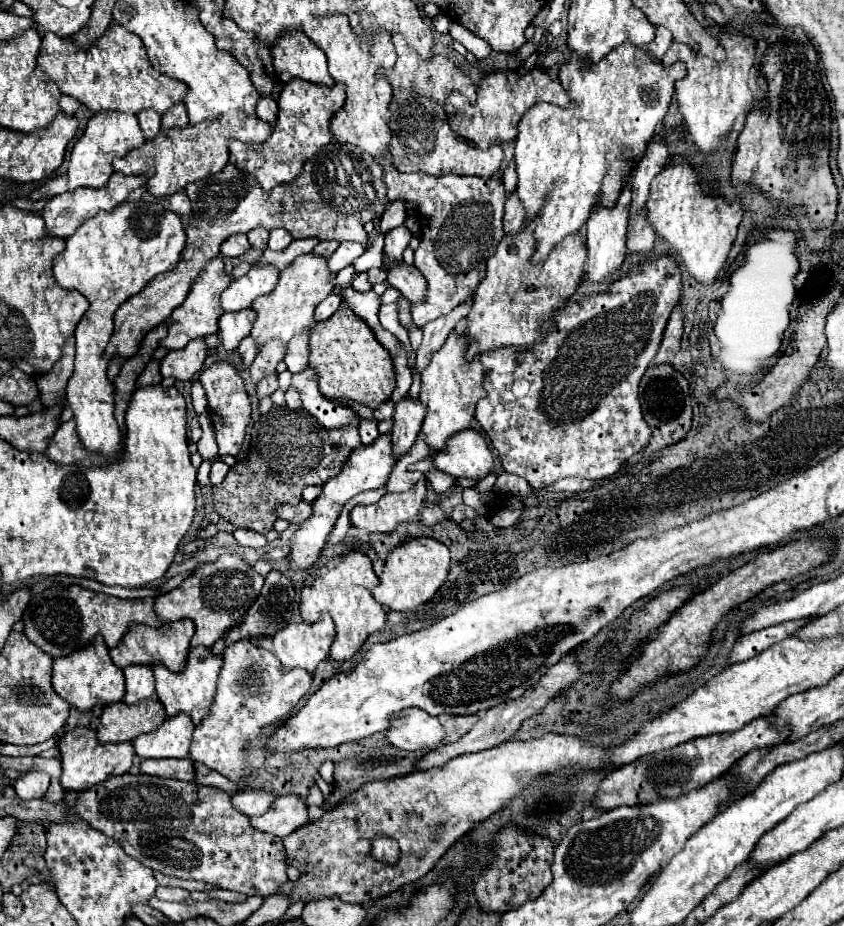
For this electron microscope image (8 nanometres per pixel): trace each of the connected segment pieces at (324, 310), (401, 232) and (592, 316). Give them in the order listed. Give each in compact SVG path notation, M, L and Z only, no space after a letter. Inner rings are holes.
M331 292L331 294L329 294L323 302L319 302L319 306L315 308L315 320L321 322L321 320L331 318L331 316L337 312L339 304L341 304L341 296L339 296L337 292Z
M403 226L387 232L387 236L385 236L385 248L383 248L385 256L391 258L391 260L395 260L395 262L403 262L403 250L407 248L409 240L411 240L411 234Z
M665 256L659 258L659 260L649 260L649 262L643 262L641 266L635 266L627 276L615 280L607 292L589 294L581 302L569 302L563 308L559 308L557 314L555 314L557 324L551 330L551 334L545 336L543 344L533 346L523 354L519 354L515 348L505 348L505 350L499 348L495 352L485 352L483 356L479 356L479 360L485 368L485 384L483 386L487 388L487 398L477 402L475 418L479 420L481 428L491 438L491 444L499 452L499 458L501 458L501 464L503 464L505 472L511 472L511 474L517 474L517 476L525 478L533 488L543 488L547 484L553 484L559 478L569 478L569 476L601 480L601 478L607 478L607 476L613 476L615 472L619 472L619 468L633 454L647 448L647 444L651 440L651 430L649 430L649 426L647 426L647 422L643 420L643 414L641 414L641 404L639 404L639 398L637 398L637 386L639 386L639 380L645 374L645 370L653 364L653 358L657 354L663 330L665 330L667 320L669 320L669 314L679 302L679 292L681 292L681 272L679 272L677 264L671 258L665 258Z

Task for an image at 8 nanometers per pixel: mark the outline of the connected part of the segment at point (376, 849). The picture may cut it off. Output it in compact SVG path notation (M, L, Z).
M379 834L379 838L375 838L375 842L371 842L371 854L373 858L385 862L385 864L395 864L399 860L399 844L395 842L395 838L387 838L383 834Z

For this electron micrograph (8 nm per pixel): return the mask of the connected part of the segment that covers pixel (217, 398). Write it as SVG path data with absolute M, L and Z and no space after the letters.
M217 362L199 374L199 382L203 384L207 400L209 400L209 414L213 420L215 434L217 434L219 454L237 456L241 446L243 446L245 428L247 428L249 416L251 416L251 402L249 402L249 396L245 392L241 376L227 362Z

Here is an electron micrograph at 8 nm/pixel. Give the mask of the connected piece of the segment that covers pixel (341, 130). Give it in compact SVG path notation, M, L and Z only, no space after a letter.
M325 16L325 18L309 18L303 22L303 32L325 52L329 62L329 74L335 82L347 86L345 106L331 120L331 132L341 142L349 142L351 146L361 148L365 154L373 158L383 158L389 152L391 144L391 110L389 102L393 100L393 88L389 82L377 74L378 69L392 67L397 60L395 47L387 33L377 32L378 41L384 41L384 46L371 46L369 52L363 52L357 36L351 32L349 20L345 16Z

